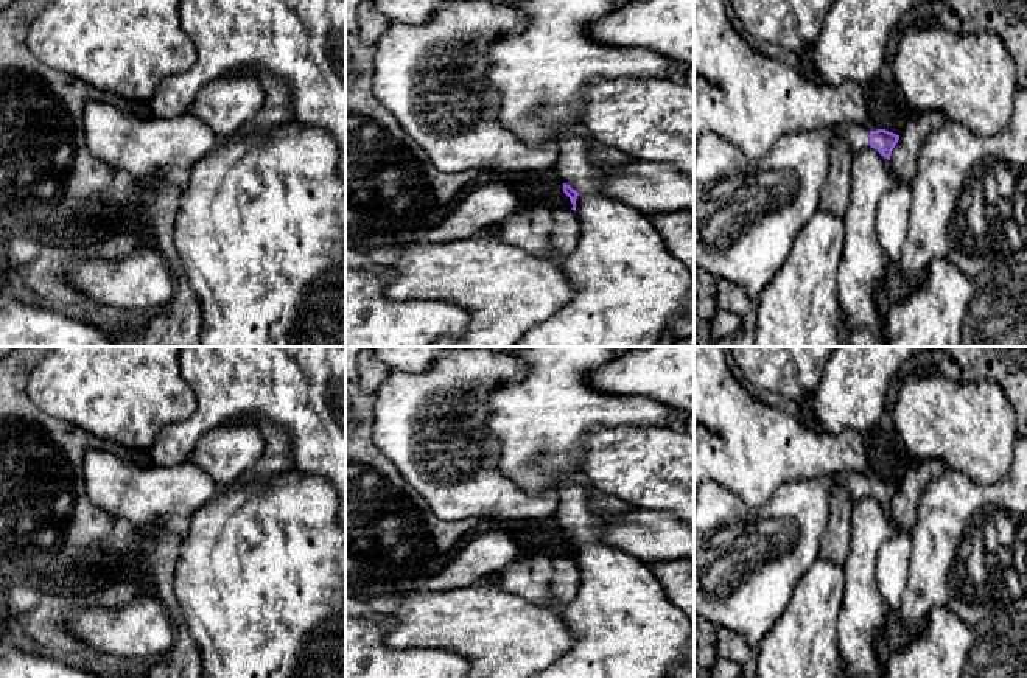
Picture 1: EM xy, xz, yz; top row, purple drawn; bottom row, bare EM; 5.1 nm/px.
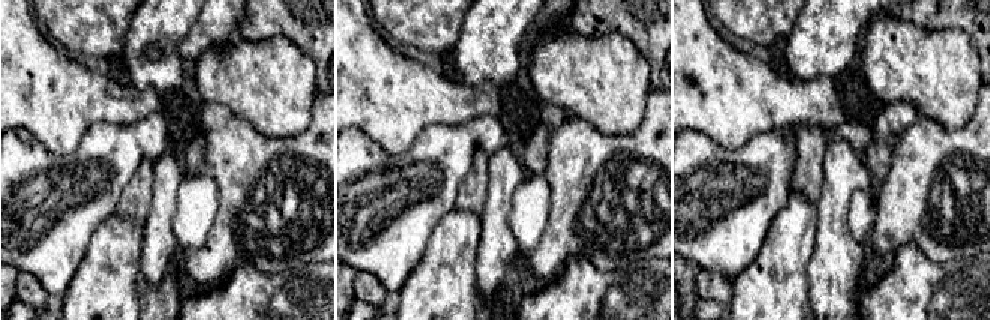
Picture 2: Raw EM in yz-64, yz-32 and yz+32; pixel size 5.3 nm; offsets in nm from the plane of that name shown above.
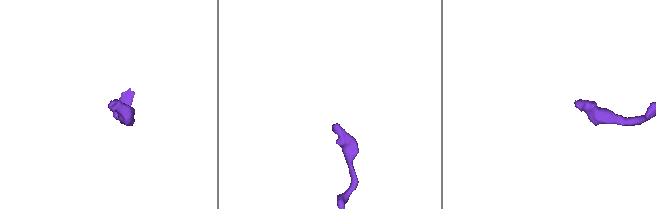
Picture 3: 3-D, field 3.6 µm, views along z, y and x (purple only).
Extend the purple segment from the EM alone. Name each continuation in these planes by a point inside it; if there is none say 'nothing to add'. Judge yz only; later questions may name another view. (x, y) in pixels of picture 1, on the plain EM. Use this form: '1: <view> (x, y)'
1: yz (747, 560)

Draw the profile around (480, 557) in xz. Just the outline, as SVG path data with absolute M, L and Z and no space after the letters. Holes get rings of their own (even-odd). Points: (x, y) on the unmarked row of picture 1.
M496 527L490 532L470 540L448 566L420 582L420 592L453 591L479 583L492 572L503 569L520 557L518 541L504 529Z

